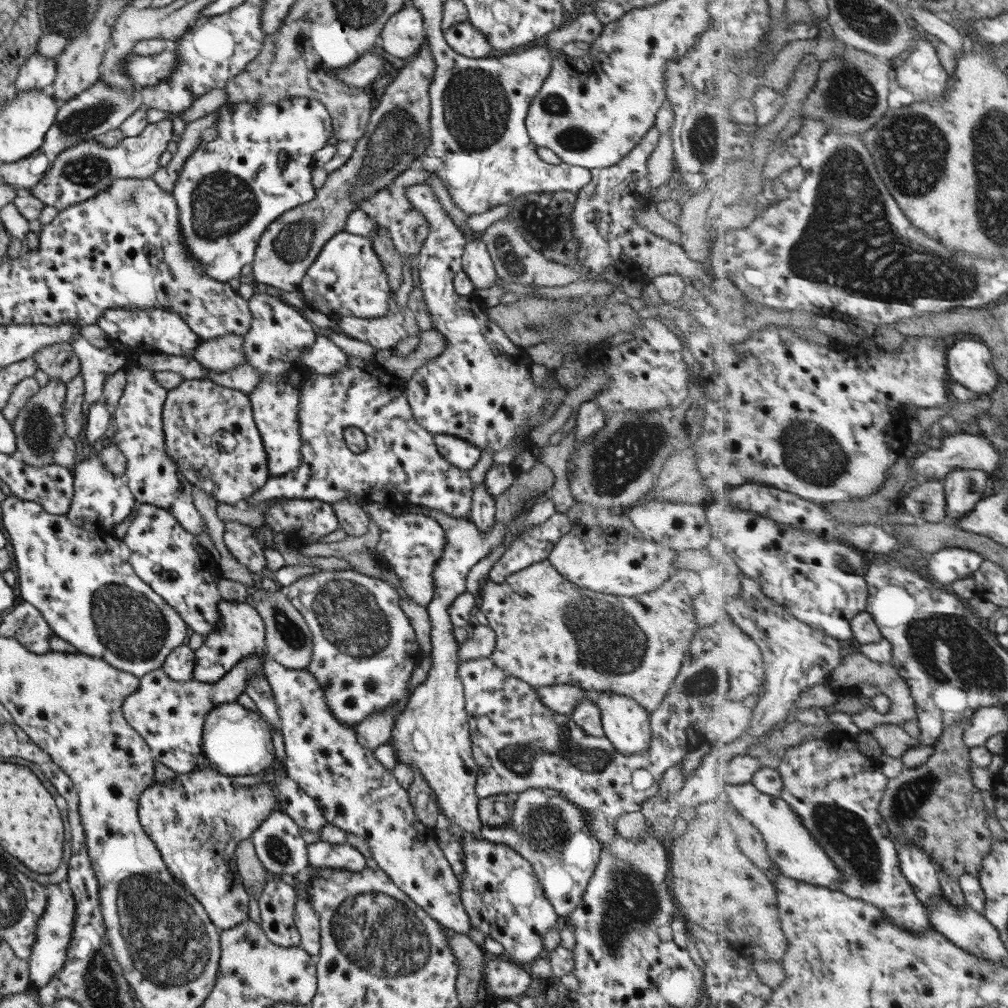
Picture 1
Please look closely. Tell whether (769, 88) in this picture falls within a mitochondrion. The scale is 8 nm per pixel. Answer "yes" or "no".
no

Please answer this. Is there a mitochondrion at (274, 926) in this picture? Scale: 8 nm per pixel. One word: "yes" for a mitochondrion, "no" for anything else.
no

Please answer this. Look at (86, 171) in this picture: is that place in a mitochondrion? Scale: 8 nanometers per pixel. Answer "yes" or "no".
yes

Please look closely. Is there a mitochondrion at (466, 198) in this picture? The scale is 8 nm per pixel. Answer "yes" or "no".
no

